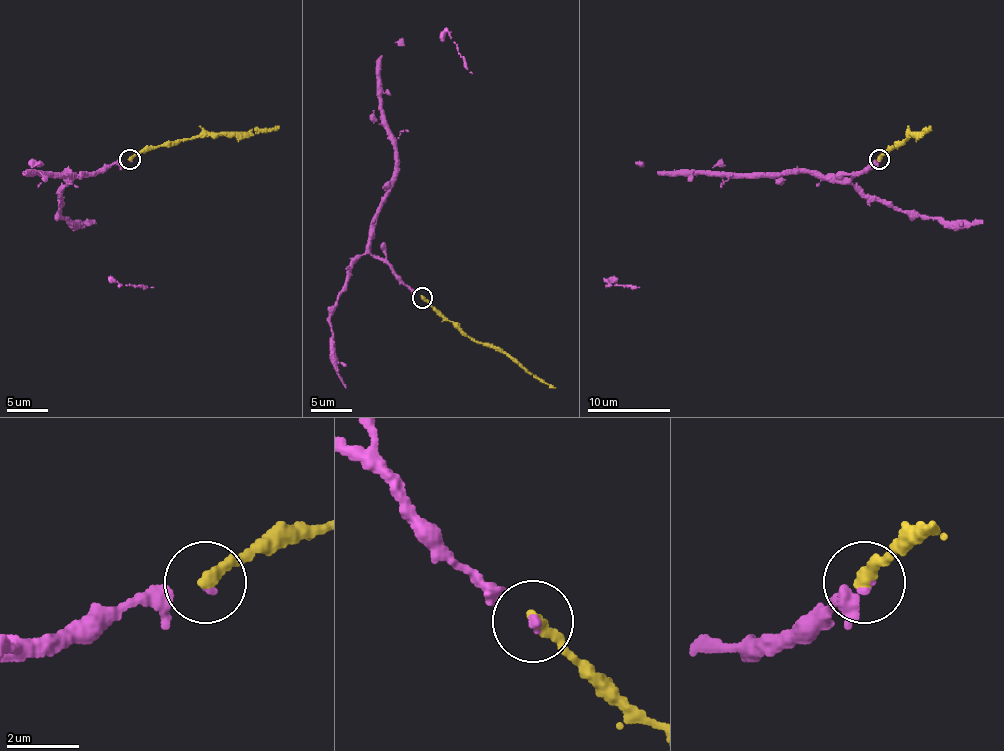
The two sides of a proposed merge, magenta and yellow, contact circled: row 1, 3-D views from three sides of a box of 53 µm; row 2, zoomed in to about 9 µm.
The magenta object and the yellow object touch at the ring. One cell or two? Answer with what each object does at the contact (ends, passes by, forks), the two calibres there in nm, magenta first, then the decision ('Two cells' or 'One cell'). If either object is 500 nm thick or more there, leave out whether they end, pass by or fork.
At the ring magenta ends. At the ring yellow ends. Thickness 150 nm (magenta) against 360 nm. One cell

